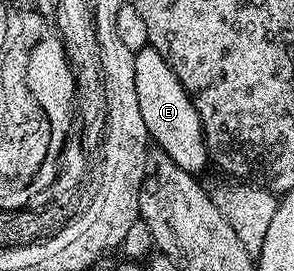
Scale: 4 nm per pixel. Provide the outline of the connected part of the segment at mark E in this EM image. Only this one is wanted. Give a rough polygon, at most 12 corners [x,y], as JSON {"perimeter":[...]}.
{"perimeter":[[149,46],[135,51],[151,141],[186,172],[211,163],[192,98]]}

